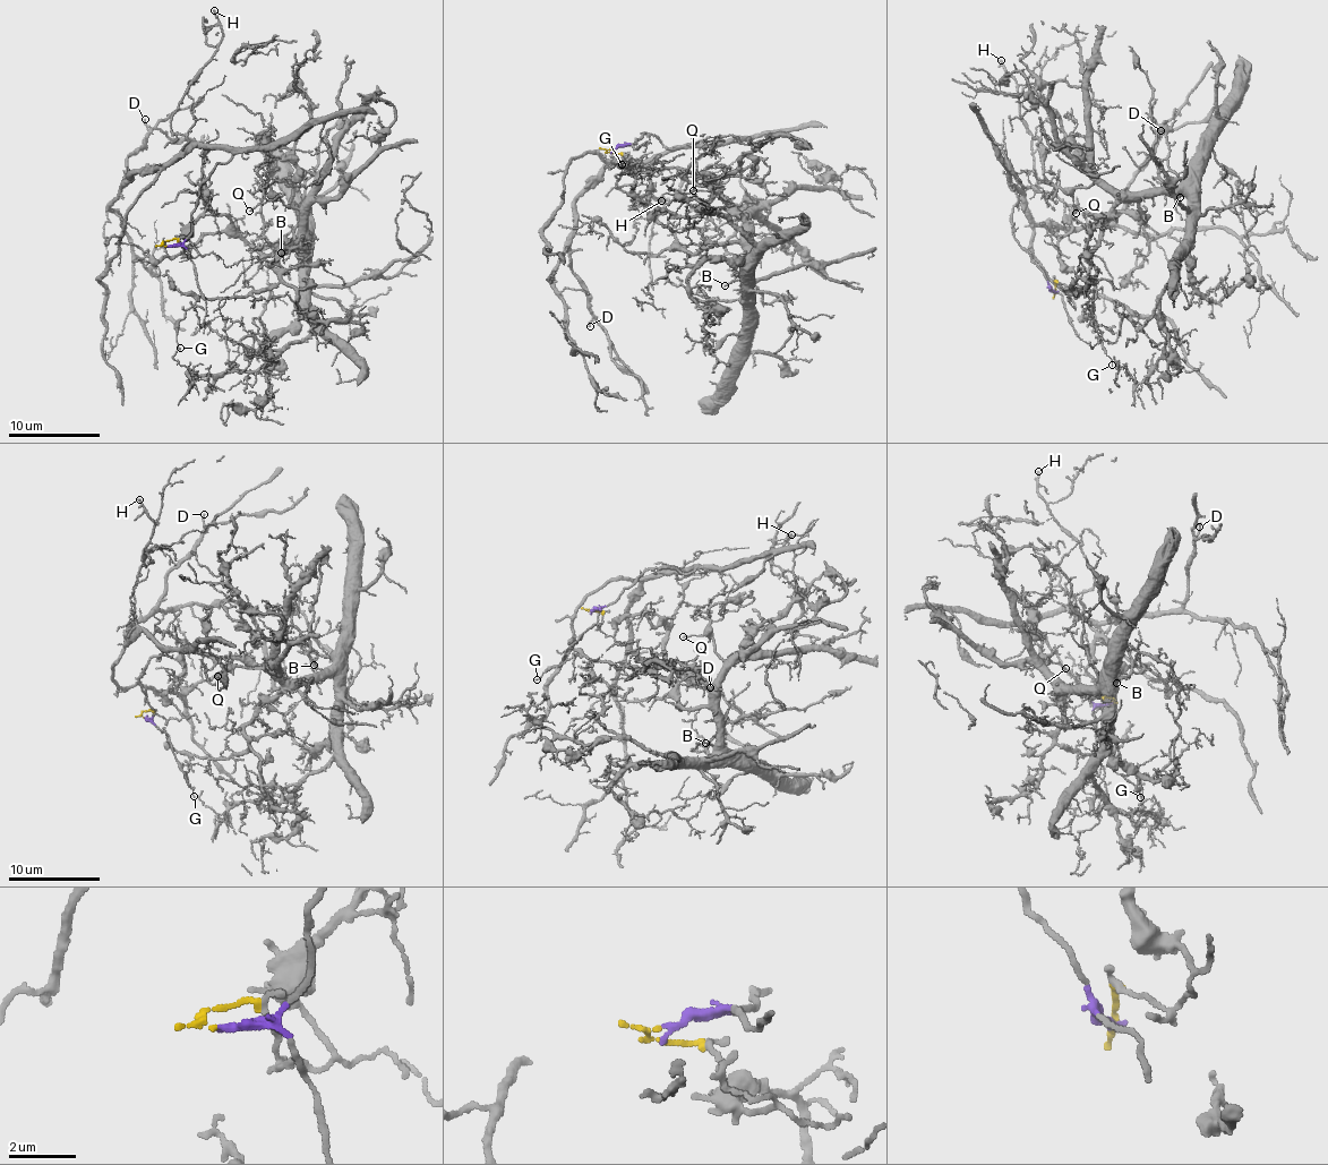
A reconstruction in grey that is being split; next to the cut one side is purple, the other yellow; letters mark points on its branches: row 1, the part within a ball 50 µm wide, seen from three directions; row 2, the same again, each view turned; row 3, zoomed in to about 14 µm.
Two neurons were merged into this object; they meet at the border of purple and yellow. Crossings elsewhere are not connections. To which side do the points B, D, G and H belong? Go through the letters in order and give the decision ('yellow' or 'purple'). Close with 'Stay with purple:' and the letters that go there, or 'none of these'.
B: yellow
D: purple
G: yellow
H: purple
Stay with purple: D, H

